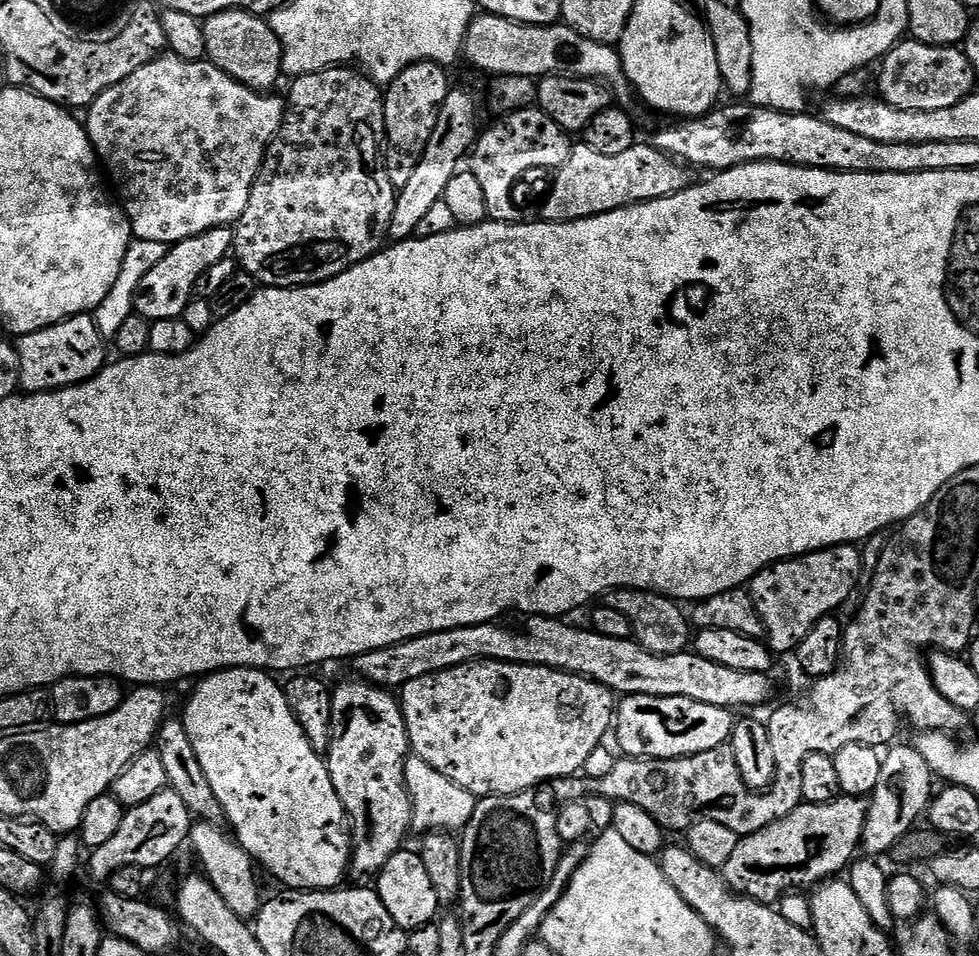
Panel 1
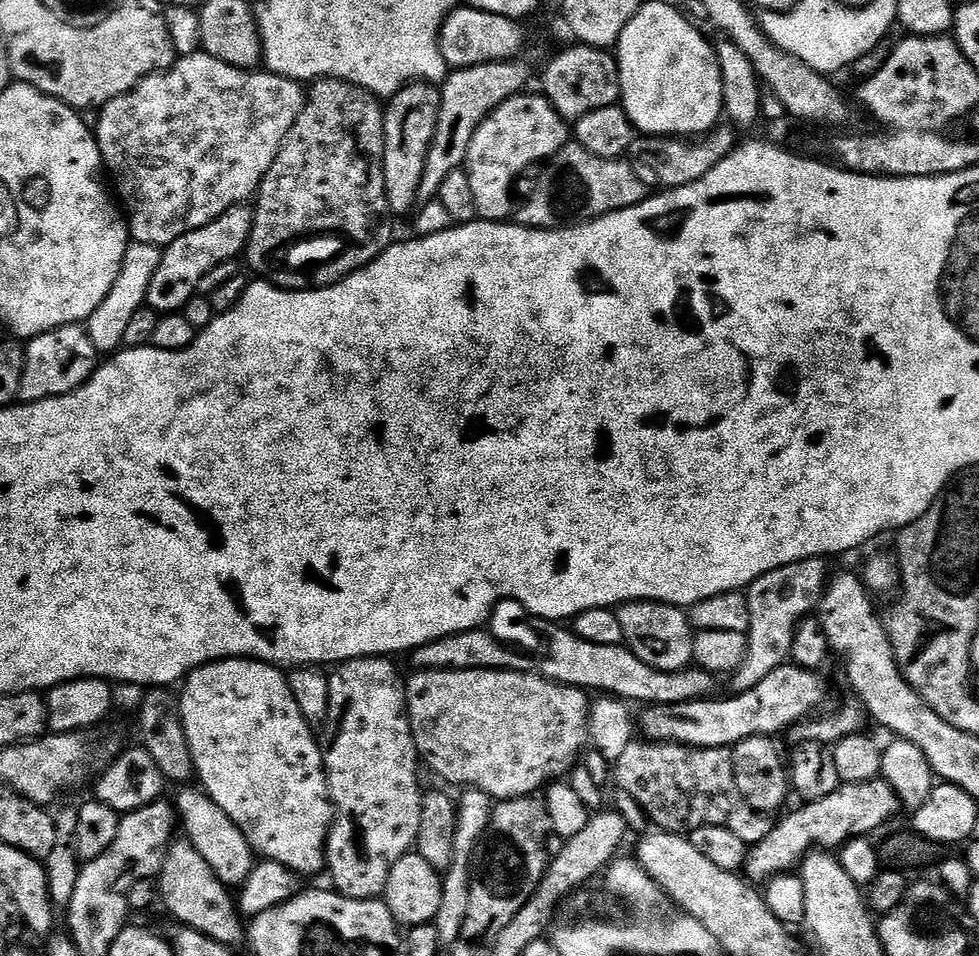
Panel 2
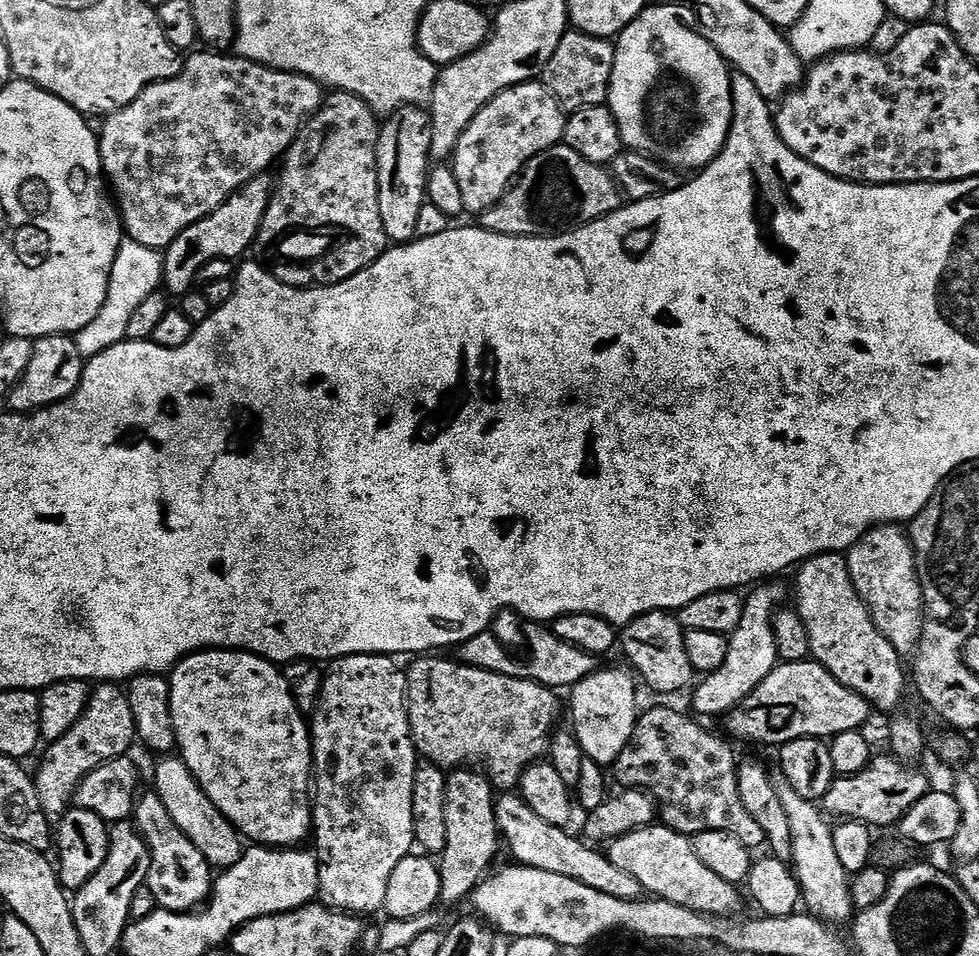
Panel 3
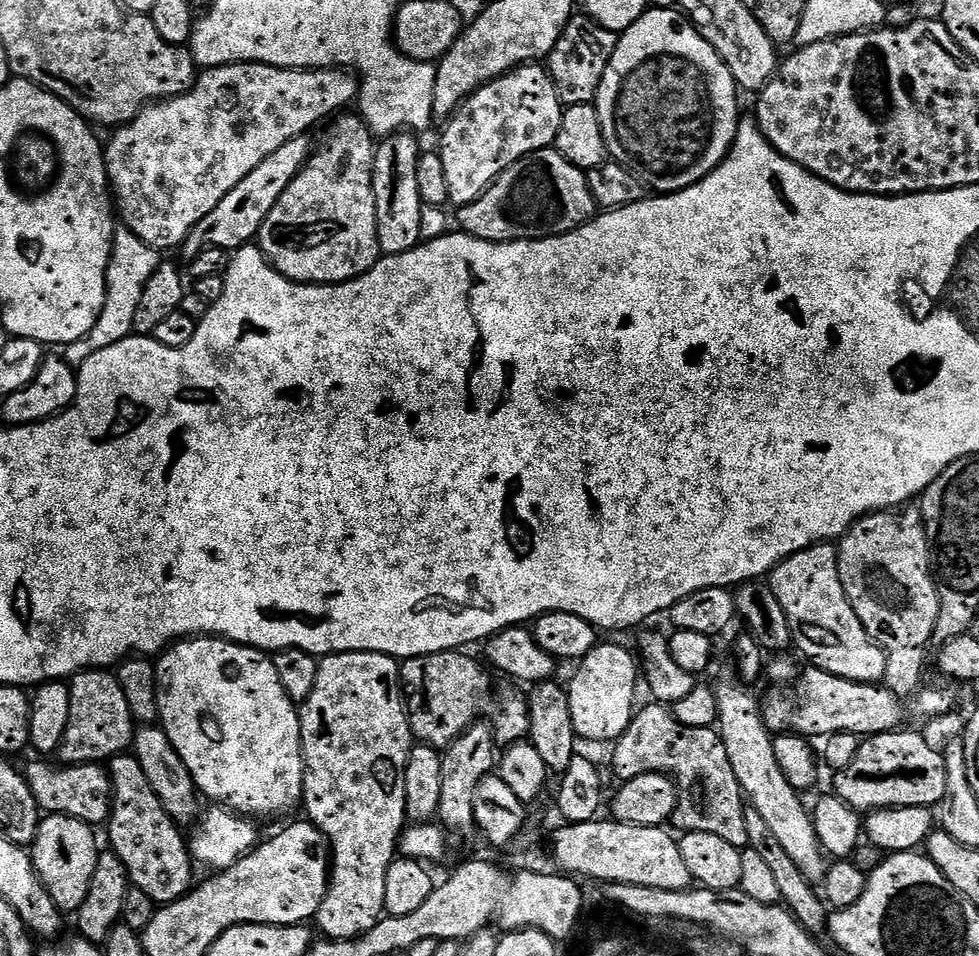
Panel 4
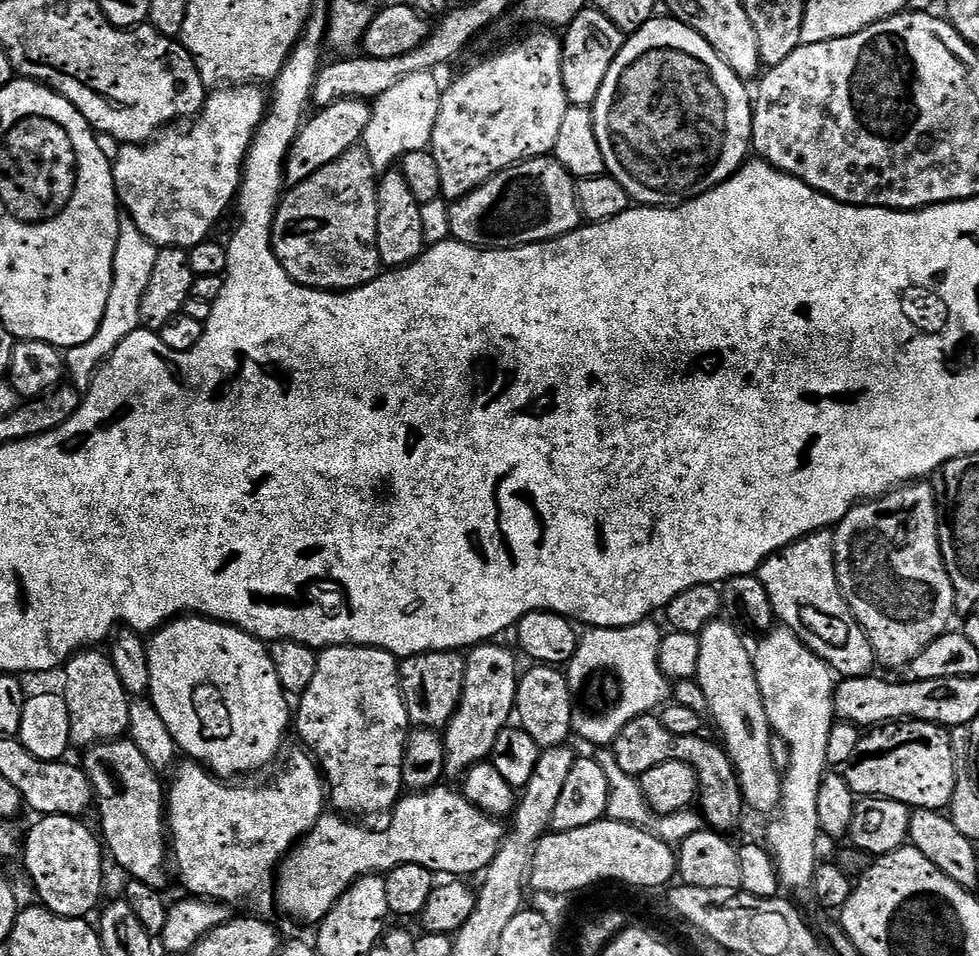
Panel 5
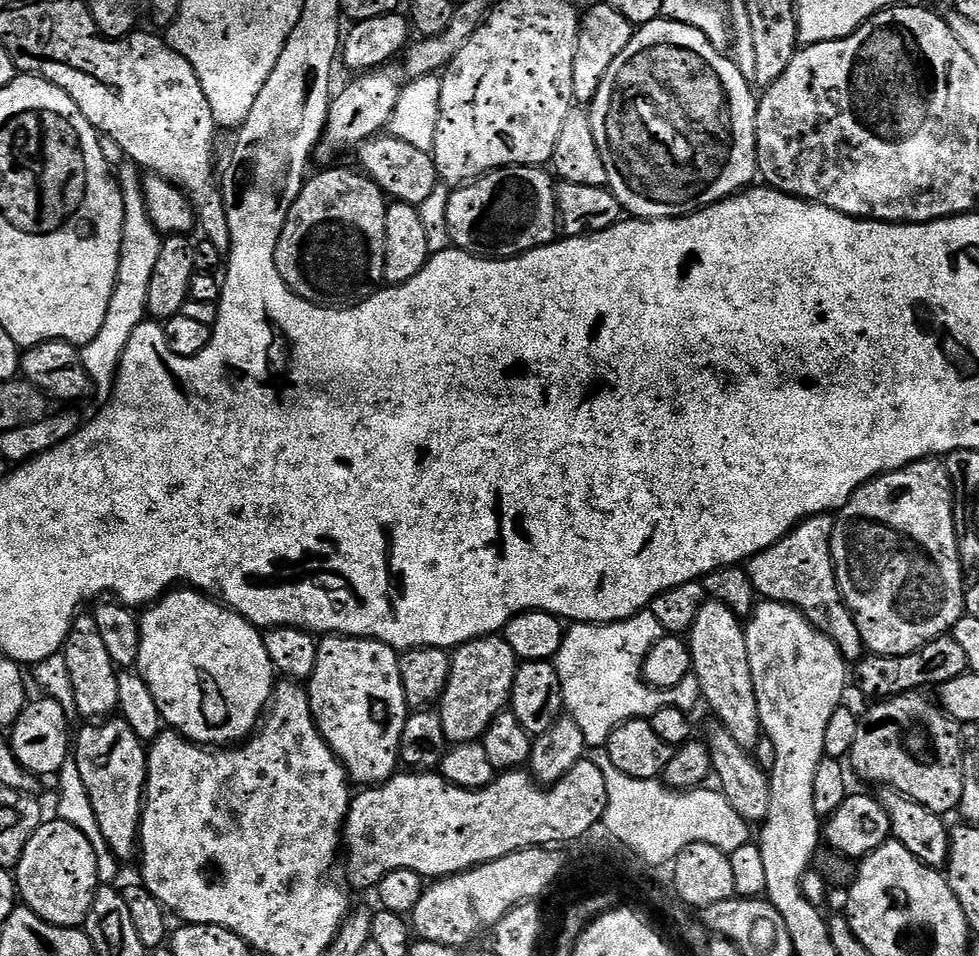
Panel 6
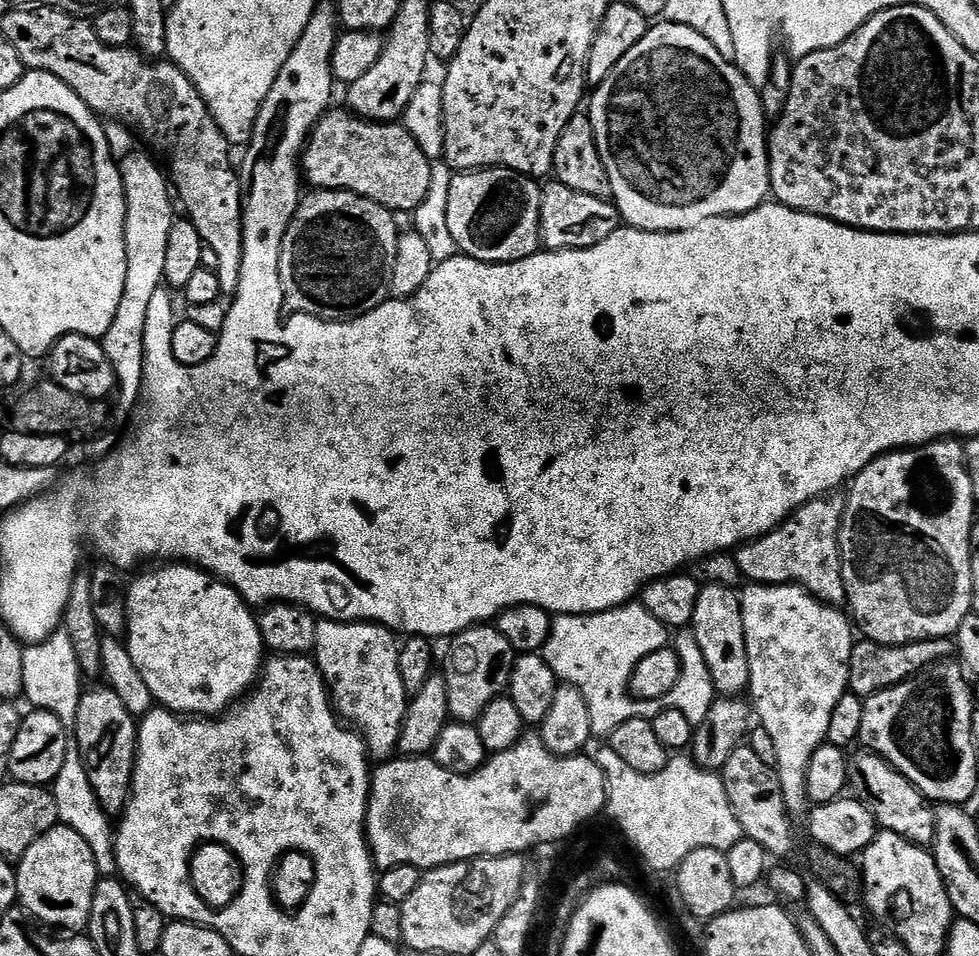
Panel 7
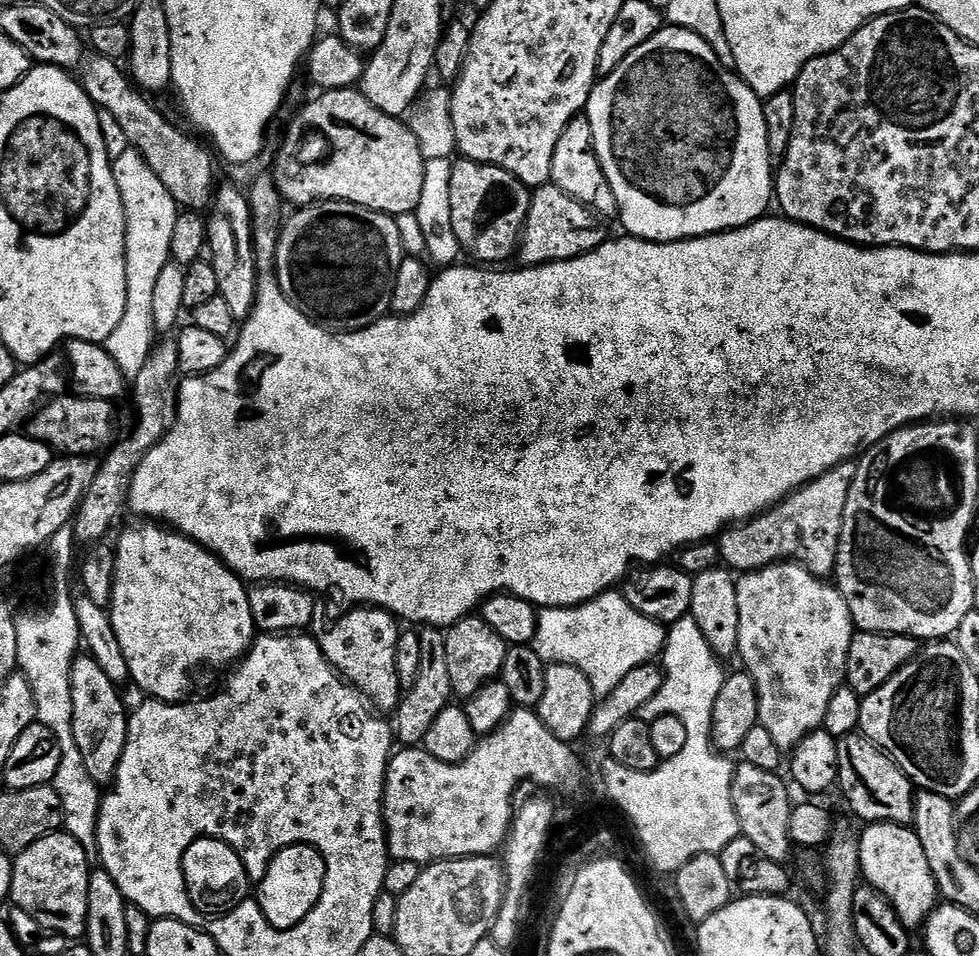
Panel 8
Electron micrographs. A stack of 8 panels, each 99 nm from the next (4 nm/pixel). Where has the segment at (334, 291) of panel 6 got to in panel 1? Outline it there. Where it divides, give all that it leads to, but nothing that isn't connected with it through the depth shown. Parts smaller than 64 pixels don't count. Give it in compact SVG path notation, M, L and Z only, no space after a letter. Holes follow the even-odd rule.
M352 66L325 68L322 72L311 72L297 76L291 81L292 89L286 92L284 121L276 132L276 137L268 144L264 152L264 161L256 175L254 186L250 189L250 202L242 210L239 220L234 225L234 256L239 267L255 278L257 285L265 288L305 288L307 284L325 284L347 268L361 264L363 260L381 251L388 236L388 226L392 222L392 211L396 205L397 189L392 187L388 171L384 168L385 157L382 155L384 134L384 92L375 80L371 80L363 71Z

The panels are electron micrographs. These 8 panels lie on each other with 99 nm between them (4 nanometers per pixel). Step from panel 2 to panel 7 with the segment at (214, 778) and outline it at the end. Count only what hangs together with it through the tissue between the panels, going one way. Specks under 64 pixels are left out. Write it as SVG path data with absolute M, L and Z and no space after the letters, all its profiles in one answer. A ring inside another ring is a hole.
M168 562L163 566L156 566L153 572L144 572L141 576L136 576L132 580L132 585L127 585L124 606L126 608L126 618L128 619L128 630L126 633L126 643L130 658L134 658L134 666L138 666L138 674L146 681L146 686L150 686L150 694L153 701L161 708L167 708L170 712L175 712L181 717L188 718L195 714L200 718L216 718L221 715L229 706L241 699L255 685L266 660L266 649L262 642L262 634L258 630L258 622L253 609L244 603L244 600L229 584L223 580L216 579L215 576L205 572L204 569L195 567L187 562Z

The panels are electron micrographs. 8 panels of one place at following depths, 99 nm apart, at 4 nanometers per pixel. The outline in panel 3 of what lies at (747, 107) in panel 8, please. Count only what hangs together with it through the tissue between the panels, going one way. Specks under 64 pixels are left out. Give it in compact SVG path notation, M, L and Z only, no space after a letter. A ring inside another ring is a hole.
M660 4L657 8L655 6L645 8L644 13L638 18L634 18L634 22L630 22L630 26L626 26L626 30L621 32L615 41L614 74L610 78L610 94L608 95L607 106L618 122L618 130L622 134L624 147L634 152L641 152L644 156L650 156L662 164L667 164L673 170L685 170L684 168L699 170L705 168L724 149L724 144L728 141L728 131L732 125L732 76L730 75L730 65L721 56L720 51L695 27L693 28L687 28L680 21L680 12L674 5Z

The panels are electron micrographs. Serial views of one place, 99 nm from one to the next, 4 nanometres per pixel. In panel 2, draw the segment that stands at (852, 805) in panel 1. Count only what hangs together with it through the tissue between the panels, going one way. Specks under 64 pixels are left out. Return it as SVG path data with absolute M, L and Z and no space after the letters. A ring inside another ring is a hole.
M877 778L861 784L841 783L834 794L826 794L826 798L804 802L799 806L801 808L797 812L789 816L781 815L780 824L779 820L773 823L770 834L766 834L762 842L749 847L742 869L749 881L767 882L774 876L791 873L815 848L839 850L853 838L871 837L871 832L878 831L899 810L901 802L892 787L883 778Z

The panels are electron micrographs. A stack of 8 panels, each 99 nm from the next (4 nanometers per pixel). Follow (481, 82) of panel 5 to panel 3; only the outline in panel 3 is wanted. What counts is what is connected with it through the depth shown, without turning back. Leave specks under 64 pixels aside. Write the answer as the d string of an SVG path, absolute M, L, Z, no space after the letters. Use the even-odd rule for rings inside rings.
M529 82L507 88L499 92L493 100L486 102L486 106L482 106L478 114L474 114L470 126L462 130L458 146L450 157L454 178L458 178L458 190L462 190L465 213L479 214L494 207L508 193L512 181L528 165L530 158L550 150L555 144L563 141L565 119L566 113L554 98L554 94L550 94L550 90L540 82Z

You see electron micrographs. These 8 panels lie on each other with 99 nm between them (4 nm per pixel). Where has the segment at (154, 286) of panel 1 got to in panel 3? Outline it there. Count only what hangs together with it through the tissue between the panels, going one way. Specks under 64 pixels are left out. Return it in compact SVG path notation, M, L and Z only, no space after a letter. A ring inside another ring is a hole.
M271 175L255 176L249 184L245 184L238 194L232 195L226 203L218 206L206 218L194 222L163 253L164 279L162 288L169 297L179 298L193 291L196 276L211 260L225 258L235 261L244 251L251 249L256 242L262 218L268 209L272 197L274 180Z

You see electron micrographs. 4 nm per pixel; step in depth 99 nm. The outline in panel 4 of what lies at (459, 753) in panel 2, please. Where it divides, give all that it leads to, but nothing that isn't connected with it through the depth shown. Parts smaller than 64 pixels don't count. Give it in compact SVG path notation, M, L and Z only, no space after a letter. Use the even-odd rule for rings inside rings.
M460 650L435 652L407 657L400 664L400 683L413 737L419 743L443 750L477 723L478 718L487 717L496 733L497 745L507 746L523 741L530 730L527 699L508 692L499 700L492 693L492 680L484 673L485 665L464 654Z

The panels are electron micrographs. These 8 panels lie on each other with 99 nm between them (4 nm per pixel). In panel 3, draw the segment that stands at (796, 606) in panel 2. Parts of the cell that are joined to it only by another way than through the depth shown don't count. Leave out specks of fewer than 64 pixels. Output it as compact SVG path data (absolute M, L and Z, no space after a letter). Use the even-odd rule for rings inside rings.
M772 578L767 582L757 583L751 589L753 592L744 596L742 619L738 621L738 626L728 637L726 662L722 662L722 666L718 666L718 670L707 673L701 679L704 681L701 684L699 681L691 689L693 708L691 711L697 717L720 715L723 717L741 704L761 684L766 678L766 674L770 674L770 670L776 668L780 655L778 646L774 642L772 620L776 617L781 605L785 603L784 588L779 584L780 582L779 579Z

